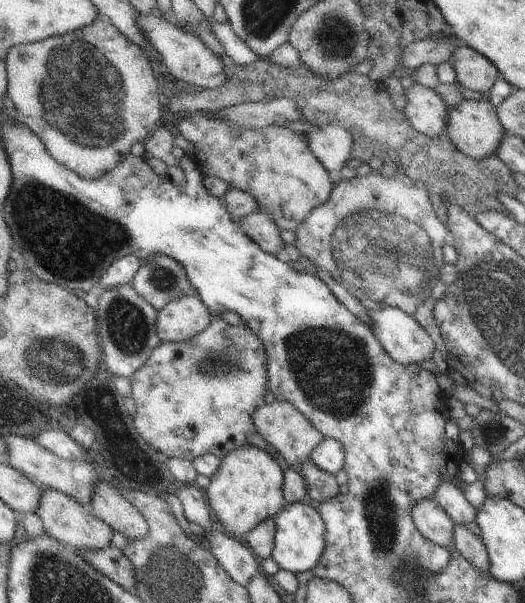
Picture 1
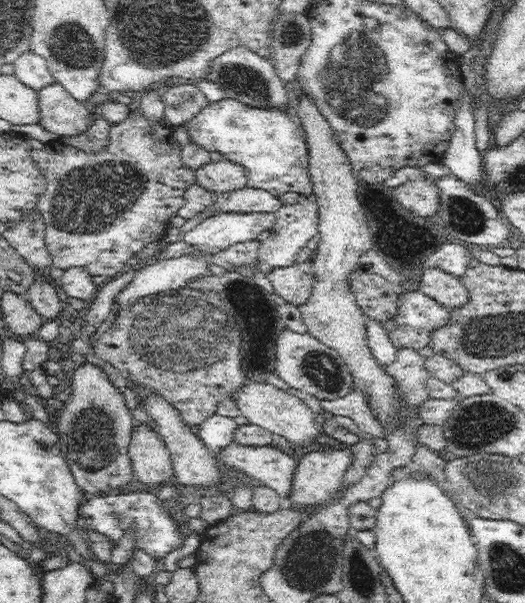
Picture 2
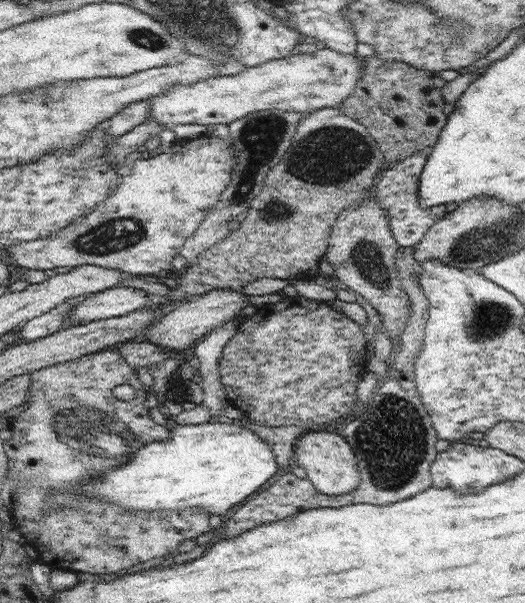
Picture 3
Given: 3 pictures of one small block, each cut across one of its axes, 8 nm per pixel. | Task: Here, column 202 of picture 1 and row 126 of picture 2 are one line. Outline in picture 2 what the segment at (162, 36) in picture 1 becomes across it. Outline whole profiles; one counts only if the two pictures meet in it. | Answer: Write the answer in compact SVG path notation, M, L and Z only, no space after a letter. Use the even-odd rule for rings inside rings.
M59 82L38 91L39 123L48 132L61 136L77 135L88 128L88 110Z

